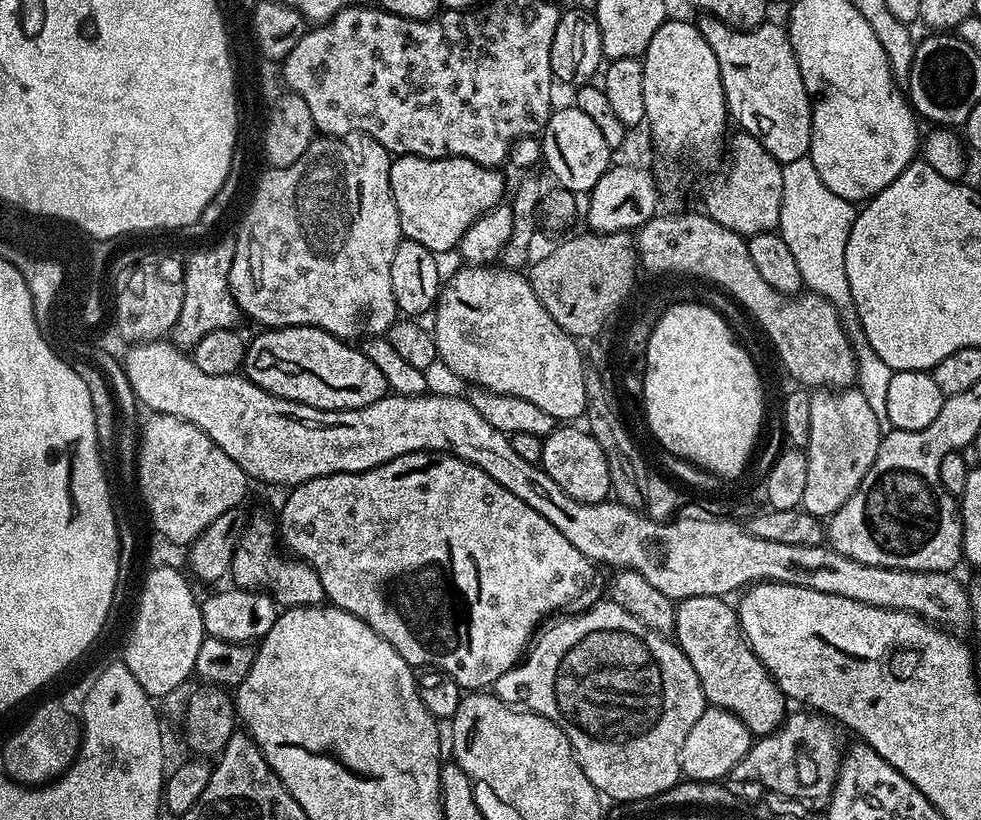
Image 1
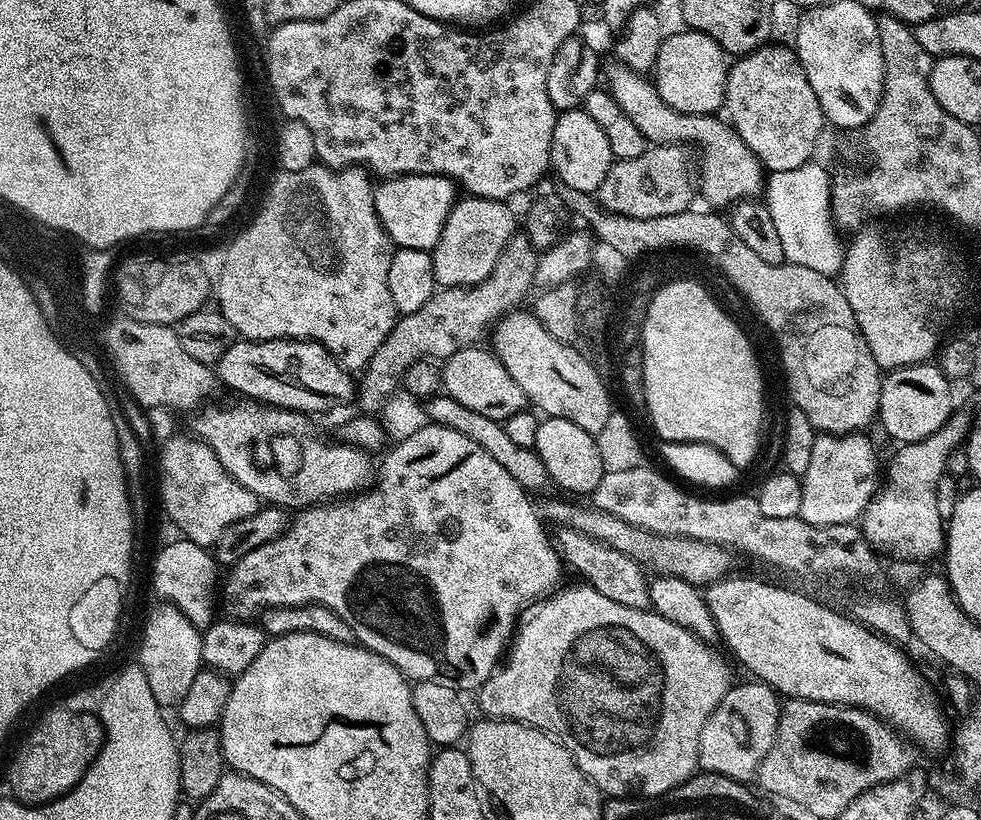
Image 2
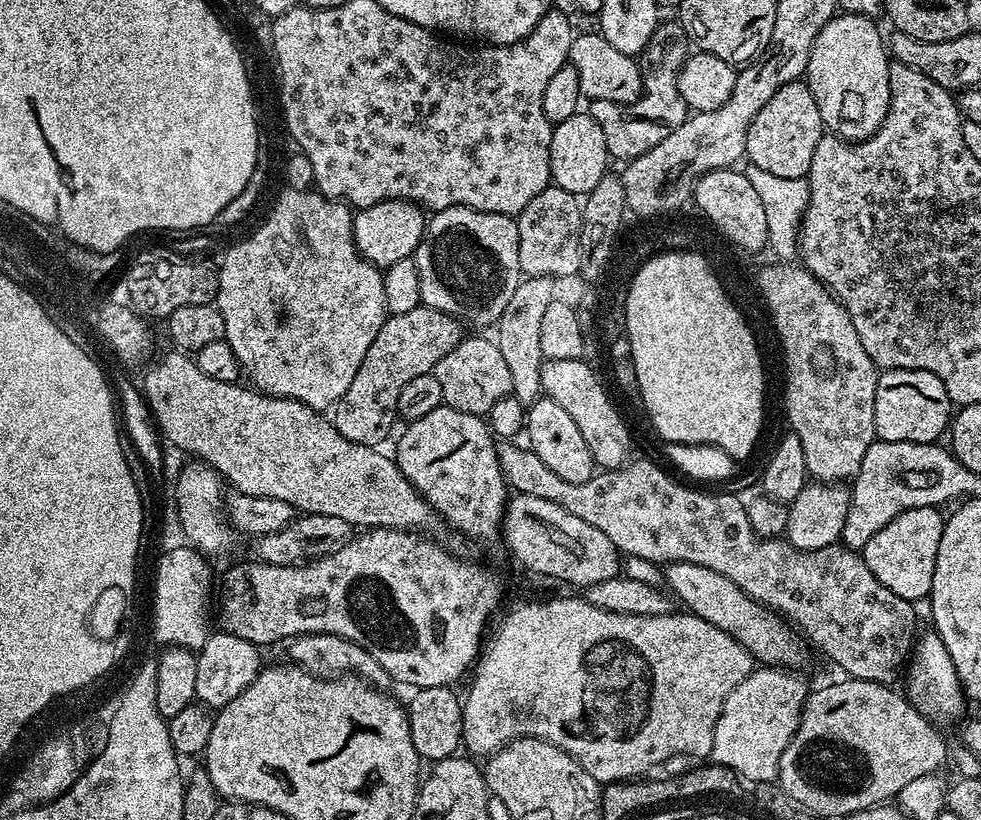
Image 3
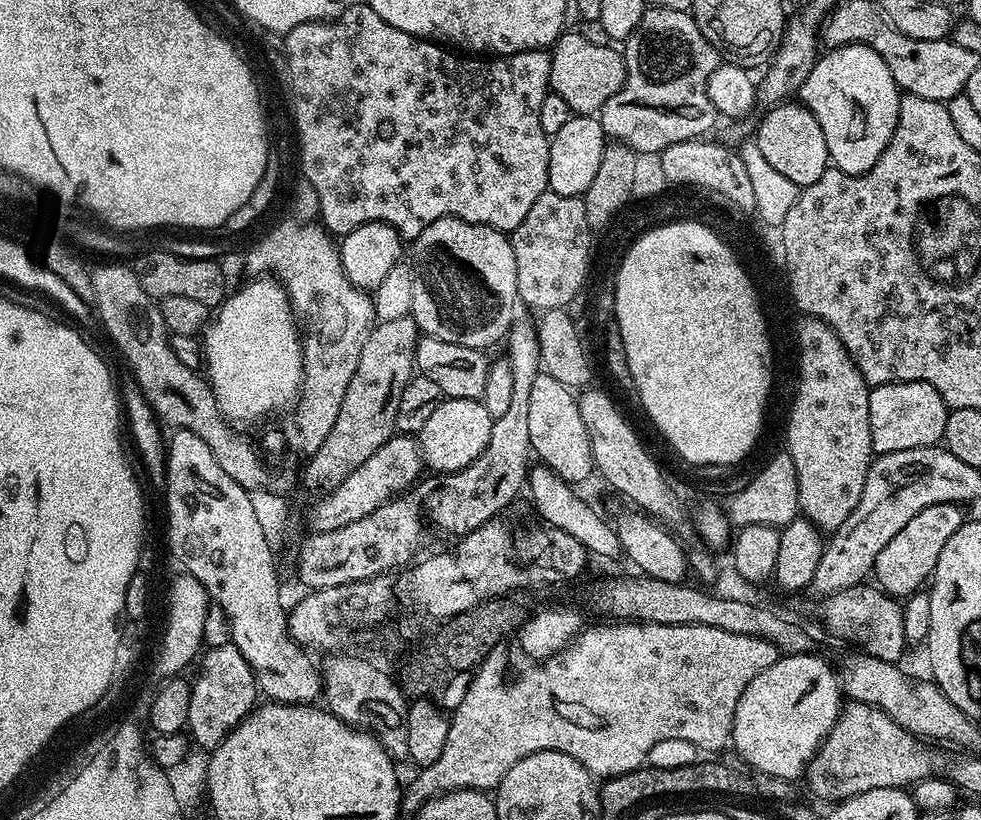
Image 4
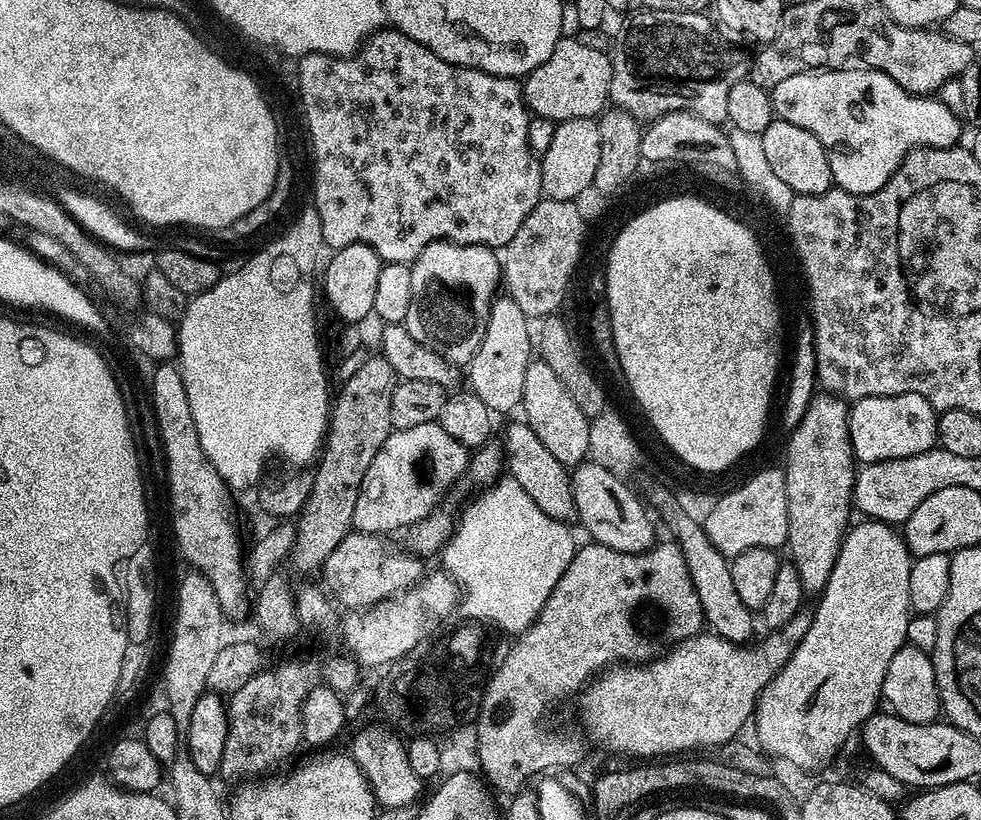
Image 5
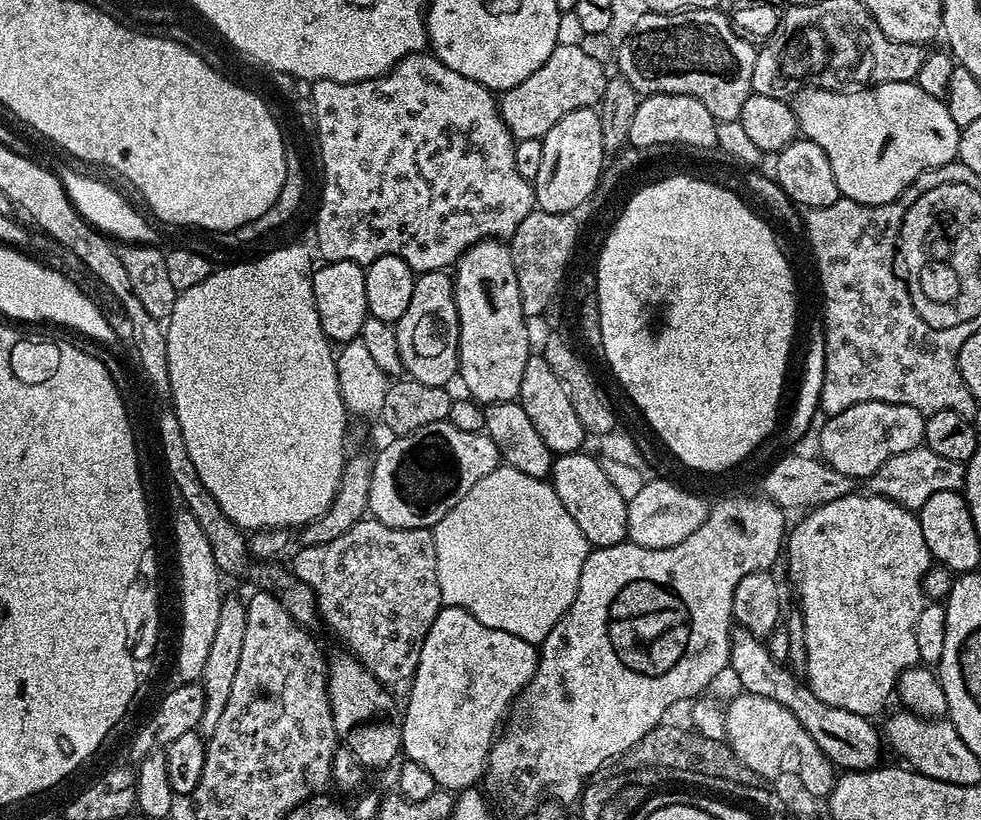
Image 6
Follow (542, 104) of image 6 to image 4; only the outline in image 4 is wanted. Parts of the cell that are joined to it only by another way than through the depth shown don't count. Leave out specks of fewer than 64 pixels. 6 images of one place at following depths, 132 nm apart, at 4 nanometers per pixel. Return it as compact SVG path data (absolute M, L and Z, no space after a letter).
M565 30L560 33L556 43L550 49L549 89L566 101L566 106L577 116L590 116L599 113L600 107L624 84L628 73L628 64L619 47L611 43L598 46L582 38L576 30Z

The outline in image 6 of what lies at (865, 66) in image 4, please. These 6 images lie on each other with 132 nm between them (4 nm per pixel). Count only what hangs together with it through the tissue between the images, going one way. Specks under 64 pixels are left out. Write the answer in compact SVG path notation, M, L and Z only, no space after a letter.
M913 81L855 90L808 86L797 92L796 127L803 139L822 146L845 200L863 204L894 202L922 173L953 163L958 157L961 129L950 118L947 103L926 94Z

